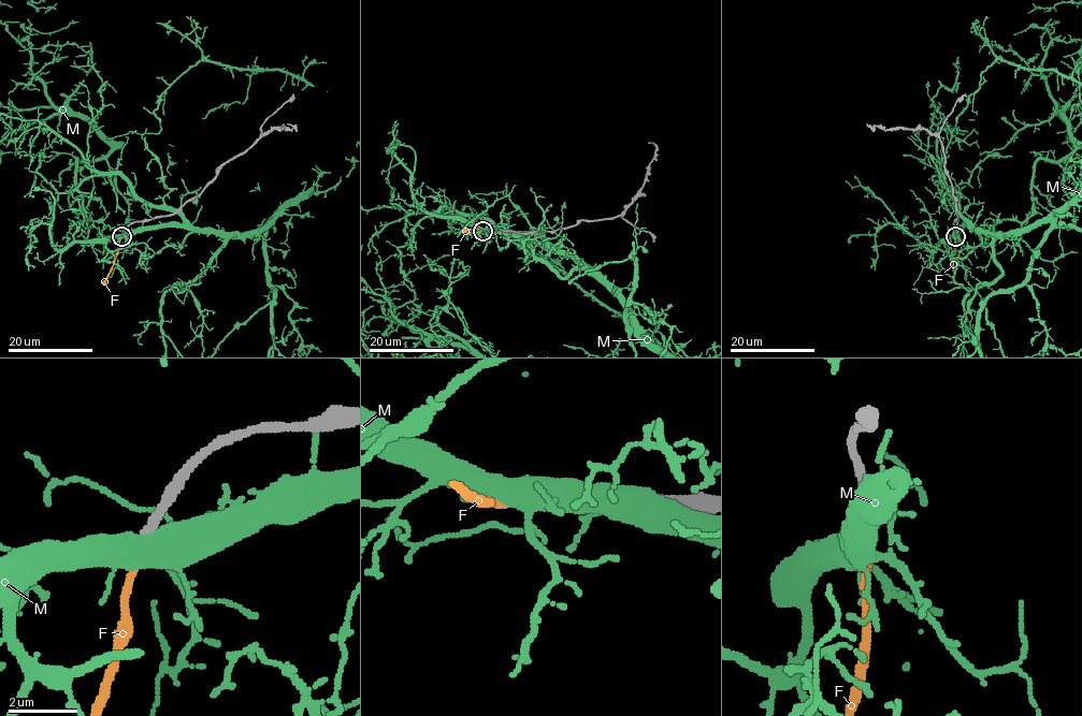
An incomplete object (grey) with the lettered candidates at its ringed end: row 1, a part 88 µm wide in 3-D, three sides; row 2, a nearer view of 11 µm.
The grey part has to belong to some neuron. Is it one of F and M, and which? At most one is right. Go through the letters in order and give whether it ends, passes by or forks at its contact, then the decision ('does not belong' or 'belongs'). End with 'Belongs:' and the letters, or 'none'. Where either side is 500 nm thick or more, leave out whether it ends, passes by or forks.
F: it ends | belongs
M: does not belong
Belongs: F

